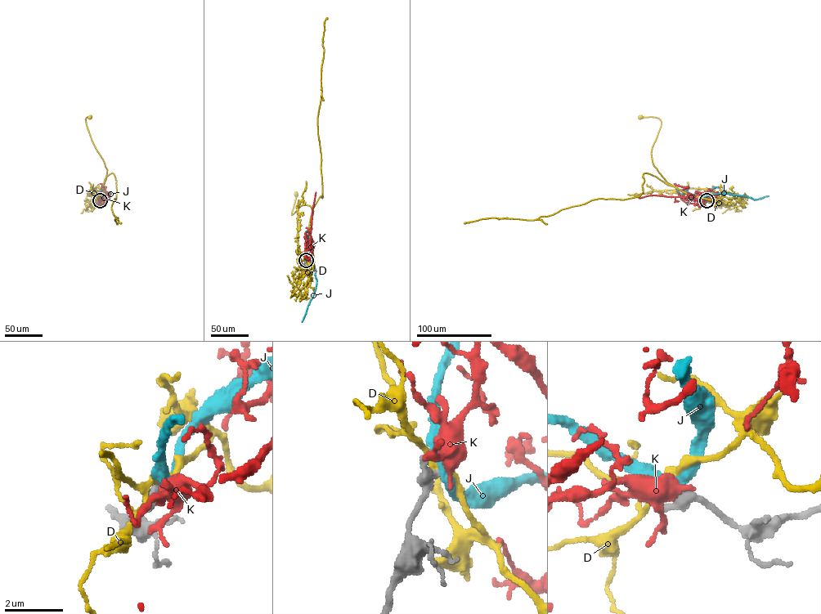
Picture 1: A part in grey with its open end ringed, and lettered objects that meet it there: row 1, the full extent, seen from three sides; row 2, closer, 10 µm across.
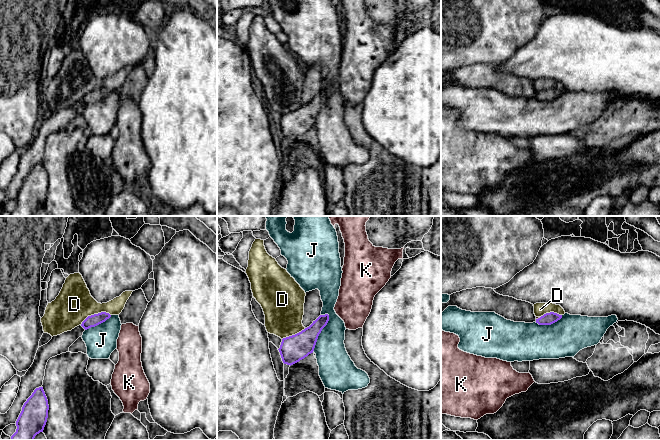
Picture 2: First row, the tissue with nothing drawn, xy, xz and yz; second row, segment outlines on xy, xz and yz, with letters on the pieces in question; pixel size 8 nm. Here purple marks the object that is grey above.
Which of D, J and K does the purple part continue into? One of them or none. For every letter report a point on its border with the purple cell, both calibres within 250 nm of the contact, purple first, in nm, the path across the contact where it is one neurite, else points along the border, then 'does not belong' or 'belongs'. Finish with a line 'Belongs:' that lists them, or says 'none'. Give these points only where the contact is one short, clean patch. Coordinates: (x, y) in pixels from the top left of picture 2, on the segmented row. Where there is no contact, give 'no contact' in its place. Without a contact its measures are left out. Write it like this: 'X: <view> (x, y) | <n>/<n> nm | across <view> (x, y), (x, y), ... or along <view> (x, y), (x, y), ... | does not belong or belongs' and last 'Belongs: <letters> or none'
D: xy (95, 314) | 100/300 nm | does not belong
J: xz (320, 332) | 220/260 nm | along xz (327, 313), (327, 324), (319, 334), (312, 351) | does not belong
K: yz (538, 318) | 100/20 nm | across yz (549, 318), (538, 318), (536, 317) | belongs
Belongs: K

